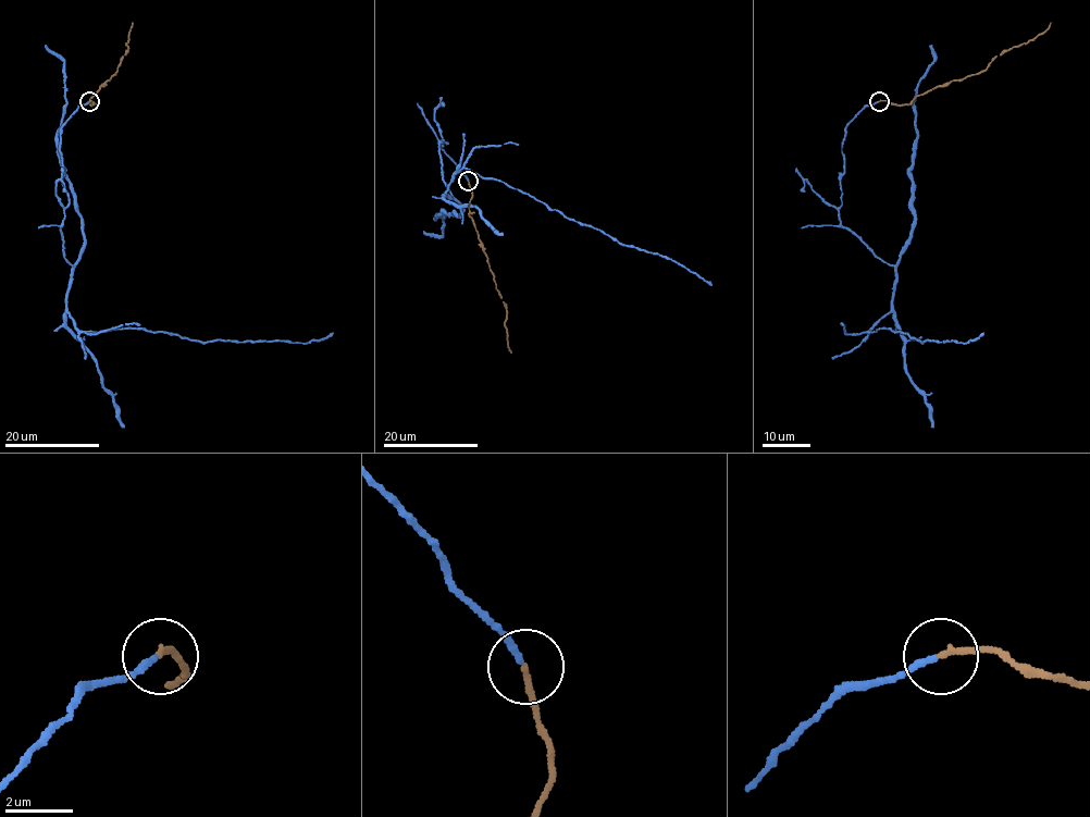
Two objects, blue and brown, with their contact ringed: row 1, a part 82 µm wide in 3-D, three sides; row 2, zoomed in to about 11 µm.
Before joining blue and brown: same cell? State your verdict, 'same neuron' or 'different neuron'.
same neuron

